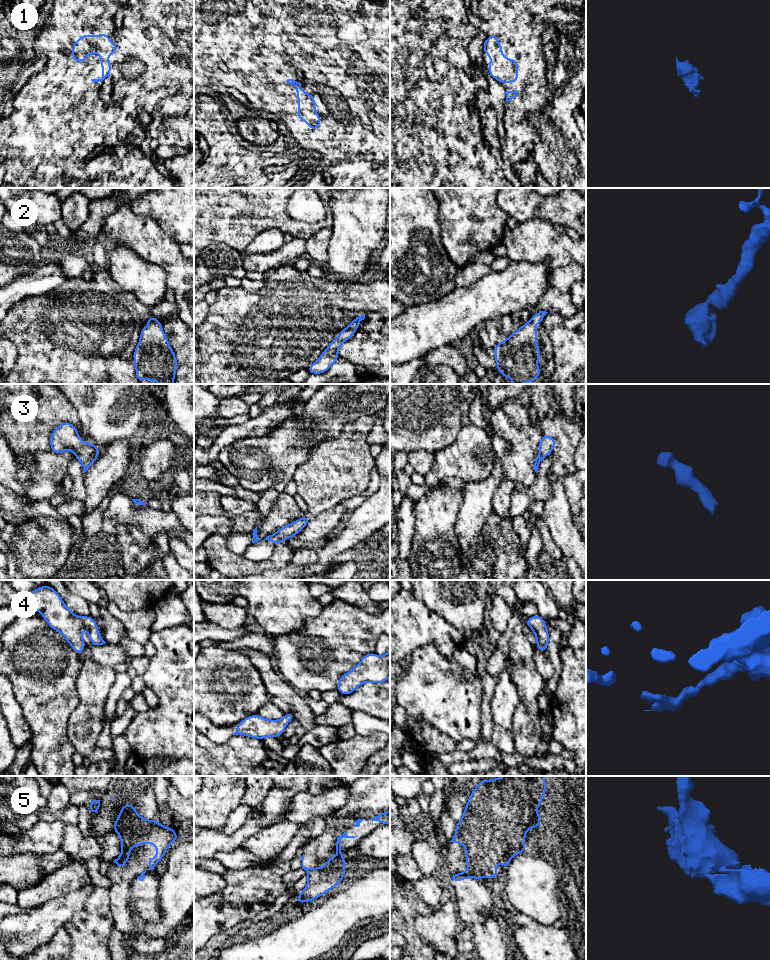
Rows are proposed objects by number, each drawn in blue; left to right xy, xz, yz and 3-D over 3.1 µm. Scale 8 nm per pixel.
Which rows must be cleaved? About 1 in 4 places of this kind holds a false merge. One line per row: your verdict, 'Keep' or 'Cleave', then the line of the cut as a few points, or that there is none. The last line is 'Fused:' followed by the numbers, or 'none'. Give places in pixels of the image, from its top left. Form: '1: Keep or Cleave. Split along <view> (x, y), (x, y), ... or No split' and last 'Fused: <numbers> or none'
1: Keep. No split
2: Keep. No split
3: Keep. No split
4: Keep. No split
5: Cleave. Split along yz (459, 873), (471, 876)
Fused: 5

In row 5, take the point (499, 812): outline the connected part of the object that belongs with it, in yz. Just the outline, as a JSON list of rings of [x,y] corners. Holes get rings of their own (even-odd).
[[[503,776],[491,780],[481,780],[469,796],[463,816],[457,822],[454,837],[450,842],[461,843],[466,849],[466,866],[469,871],[459,872],[477,880],[485,877],[495,879],[496,862],[504,868],[508,867],[511,858],[525,851],[526,832],[534,827],[541,827],[541,815],[535,810],[542,805],[542,797],[546,794],[545,776]]]

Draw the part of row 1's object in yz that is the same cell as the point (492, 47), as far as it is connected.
[[[491,35],[484,41],[484,51],[492,60],[488,63],[490,77],[502,85],[505,82],[518,83],[518,60],[508,59],[502,54],[502,43],[497,35]]]

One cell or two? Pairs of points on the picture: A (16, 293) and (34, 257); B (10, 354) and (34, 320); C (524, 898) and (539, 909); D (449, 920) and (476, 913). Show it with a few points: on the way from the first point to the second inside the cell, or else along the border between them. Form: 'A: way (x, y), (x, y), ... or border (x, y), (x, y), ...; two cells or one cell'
A: border (46, 260), (31, 271), (20, 274), (10, 283); two cells
B: border (10, 339), (17, 351), (16, 363), (12, 369); two cells
C: way (528, 898), (535, 905); one cell
D: border (454, 901), (459, 919); two cells

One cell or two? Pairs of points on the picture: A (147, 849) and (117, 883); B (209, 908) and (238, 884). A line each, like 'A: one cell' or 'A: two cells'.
A: one cell
B: one cell

